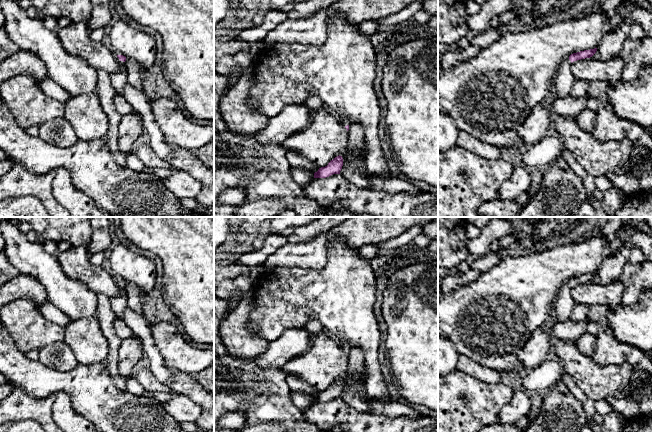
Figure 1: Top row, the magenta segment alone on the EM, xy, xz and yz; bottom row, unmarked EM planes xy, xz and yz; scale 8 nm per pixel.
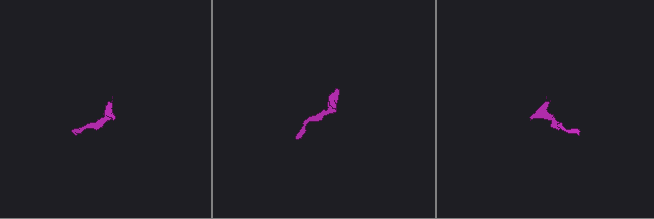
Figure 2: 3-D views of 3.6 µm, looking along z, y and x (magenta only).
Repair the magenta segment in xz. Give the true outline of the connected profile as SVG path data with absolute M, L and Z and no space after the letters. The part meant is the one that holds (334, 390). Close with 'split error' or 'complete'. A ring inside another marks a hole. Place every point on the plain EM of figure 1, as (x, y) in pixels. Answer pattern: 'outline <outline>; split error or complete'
outline M339 379L331 384L327 390L319 392L319 394L314 397L314 402L326 402L333 398L340 398L342 390L343 382Z; complete

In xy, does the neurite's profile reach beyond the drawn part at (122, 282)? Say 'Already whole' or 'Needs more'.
Needs more

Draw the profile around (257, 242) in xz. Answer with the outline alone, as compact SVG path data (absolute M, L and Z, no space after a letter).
M263 234L263 235L259 235L257 237L254 237L253 239L251 239L251 244L252 244L252 247L253 247L253 251L258 251L260 250L262 247L263 247L263 244L264 244L264 240L266 239L268 235L266 234Z

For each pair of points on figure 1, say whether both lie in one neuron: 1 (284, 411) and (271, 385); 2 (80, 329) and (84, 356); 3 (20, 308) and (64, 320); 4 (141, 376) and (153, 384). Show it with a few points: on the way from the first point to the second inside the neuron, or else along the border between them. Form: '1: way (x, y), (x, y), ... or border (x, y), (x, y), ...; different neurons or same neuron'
1: way (278, 405), (271, 398), (271, 391); same neuron
2: way (79, 336), (84, 342), (84, 349); same neuron
3: border (38, 305), (39, 312), (46, 319), (61, 327); different neurons
4: way (144, 377), (150, 383); same neuron

